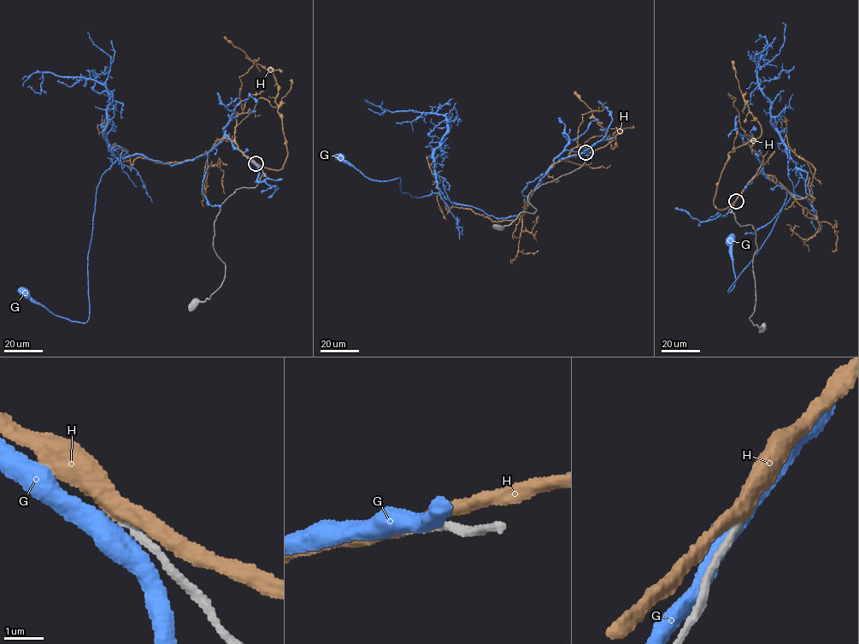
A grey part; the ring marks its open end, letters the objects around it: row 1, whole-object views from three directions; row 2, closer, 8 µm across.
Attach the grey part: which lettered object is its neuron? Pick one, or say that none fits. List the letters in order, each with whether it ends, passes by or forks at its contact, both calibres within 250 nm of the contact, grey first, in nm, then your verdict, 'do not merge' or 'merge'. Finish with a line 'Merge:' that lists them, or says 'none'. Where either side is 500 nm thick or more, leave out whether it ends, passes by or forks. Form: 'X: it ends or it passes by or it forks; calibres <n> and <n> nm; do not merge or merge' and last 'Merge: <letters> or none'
G: it passes by; calibres 240 and 480 nm; do not merge
H: it passes by; calibres 190 and 400 nm; merge
Merge: H

